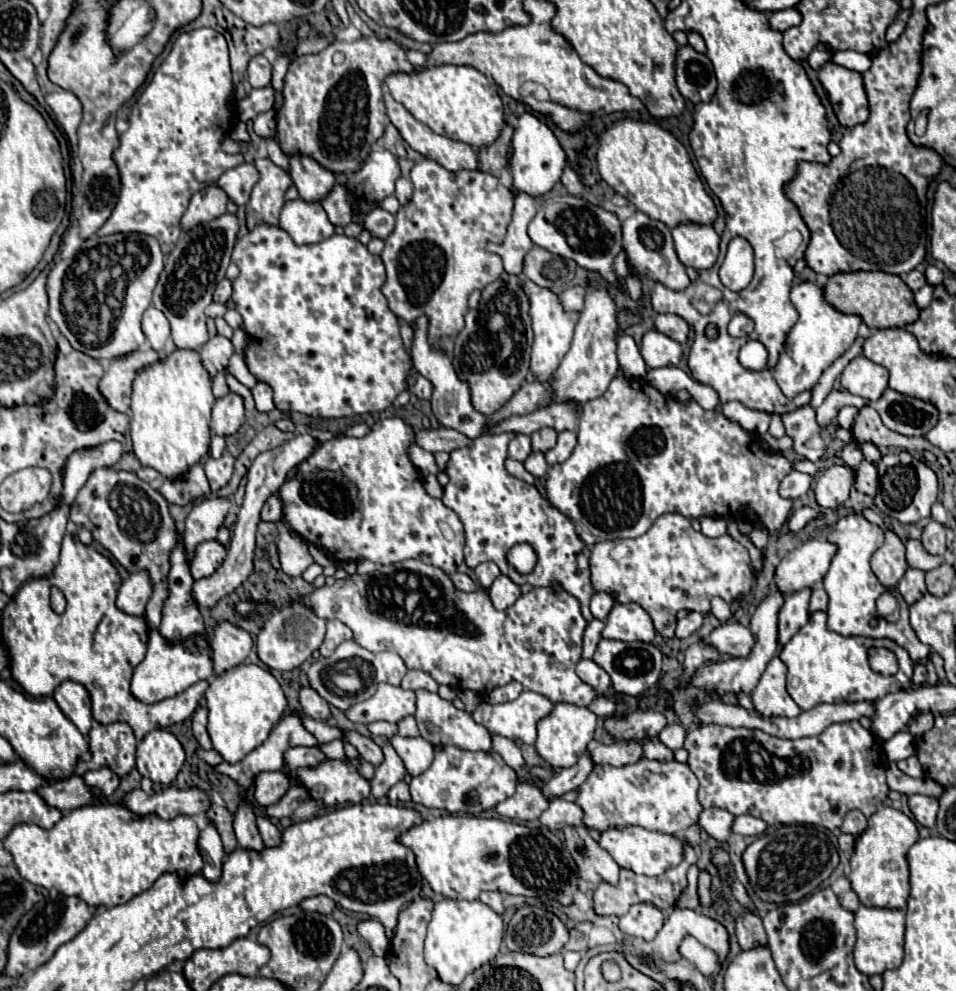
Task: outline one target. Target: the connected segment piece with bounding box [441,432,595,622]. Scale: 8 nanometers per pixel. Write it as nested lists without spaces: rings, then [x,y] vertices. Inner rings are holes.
[[[503,432],[503,434],[481,434],[479,438],[473,440],[471,448],[459,448],[449,452],[449,460],[445,466],[445,474],[449,476],[447,486],[443,488],[443,496],[441,502],[451,508],[459,520],[463,522],[463,530],[465,530],[465,564],[469,568],[475,568],[481,562],[495,562],[501,570],[503,576],[509,576],[515,584],[531,584],[531,586],[553,586],[559,584],[565,592],[569,592],[571,596],[575,596],[581,604],[581,614],[583,618],[589,622],[593,620],[593,614],[589,612],[589,600],[595,594],[593,586],[589,584],[589,548],[585,546],[585,542],[577,536],[573,522],[563,516],[557,508],[553,508],[539,492],[535,486],[513,478],[511,474],[507,474],[503,462],[507,458],[507,444],[511,442],[511,438],[515,436],[515,432]],[[519,542],[529,542],[535,552],[537,552],[537,566],[529,576],[521,576],[517,572],[513,572],[513,568],[507,566],[505,562],[505,554],[509,552],[509,548],[513,544]]]

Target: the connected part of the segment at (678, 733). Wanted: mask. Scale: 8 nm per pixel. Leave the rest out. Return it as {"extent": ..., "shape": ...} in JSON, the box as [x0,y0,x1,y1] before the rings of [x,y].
{"extent":[657,724,685,750],"shape":[[[669,724],[659,732],[657,738],[669,750],[679,750],[679,748],[683,748],[683,742],[685,742],[685,730],[681,728],[681,724]]]}

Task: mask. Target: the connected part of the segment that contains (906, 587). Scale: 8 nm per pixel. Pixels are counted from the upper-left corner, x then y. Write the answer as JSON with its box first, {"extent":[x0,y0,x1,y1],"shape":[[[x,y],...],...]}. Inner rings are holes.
{"extent":[897,568,927,606],"shape":[[[909,568],[905,572],[905,576],[901,578],[897,590],[901,592],[901,596],[905,598],[905,602],[909,606],[915,604],[927,592],[927,588],[925,588],[925,572],[917,570],[917,568]]]}

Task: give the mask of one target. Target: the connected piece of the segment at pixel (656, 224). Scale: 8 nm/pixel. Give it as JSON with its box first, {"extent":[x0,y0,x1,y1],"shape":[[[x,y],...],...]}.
{"extent":[623,212,691,292],"shape":[[[635,212],[631,218],[627,218],[623,222],[623,250],[627,254],[631,270],[635,274],[639,274],[647,280],[659,282],[659,284],[663,284],[663,286],[667,286],[669,290],[675,290],[675,292],[681,292],[691,284],[691,280],[685,272],[685,266],[677,260],[671,230],[663,222],[651,220],[643,212]]]}

